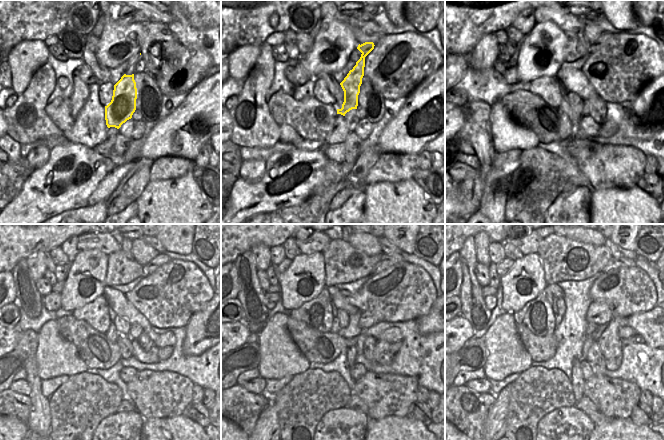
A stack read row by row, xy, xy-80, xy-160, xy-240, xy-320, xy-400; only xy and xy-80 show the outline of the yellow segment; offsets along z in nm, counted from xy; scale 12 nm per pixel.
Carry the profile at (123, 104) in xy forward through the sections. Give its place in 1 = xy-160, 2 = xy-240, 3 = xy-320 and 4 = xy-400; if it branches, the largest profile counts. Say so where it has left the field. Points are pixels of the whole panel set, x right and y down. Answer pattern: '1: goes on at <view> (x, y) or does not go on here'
1: goes on at xy-160 (594, 46)
2: goes on at xy-240 (161, 259)
3: goes on at xy-320 (386, 261)
4: goes on at xy-400 (614, 263)

